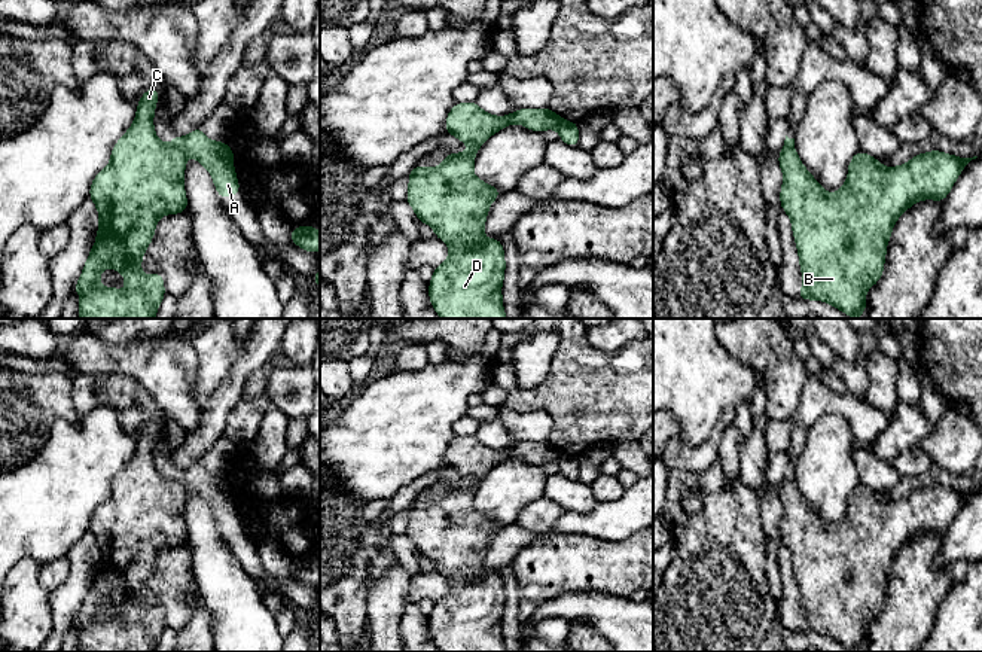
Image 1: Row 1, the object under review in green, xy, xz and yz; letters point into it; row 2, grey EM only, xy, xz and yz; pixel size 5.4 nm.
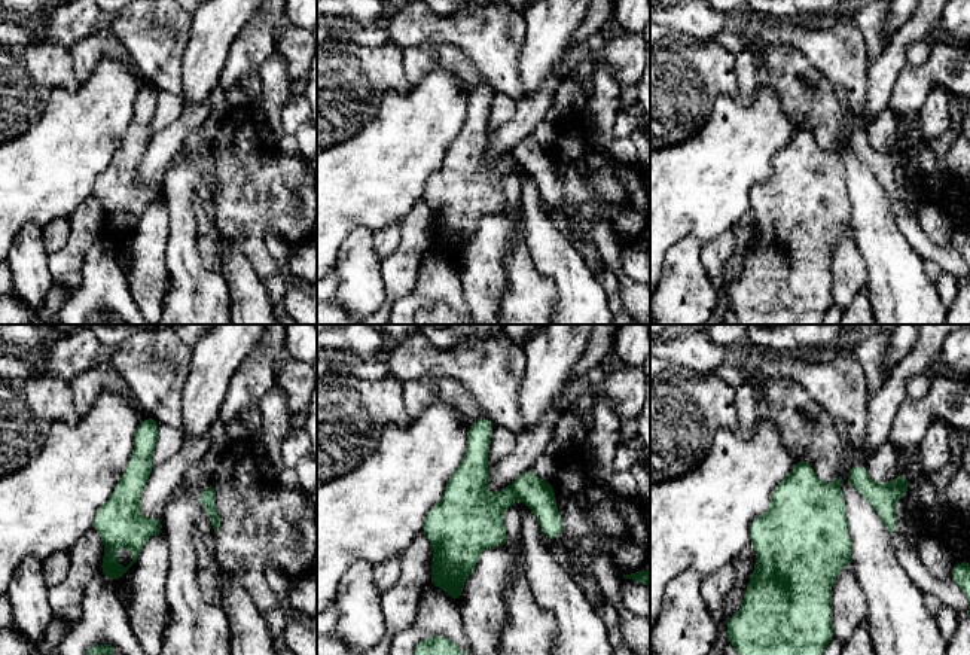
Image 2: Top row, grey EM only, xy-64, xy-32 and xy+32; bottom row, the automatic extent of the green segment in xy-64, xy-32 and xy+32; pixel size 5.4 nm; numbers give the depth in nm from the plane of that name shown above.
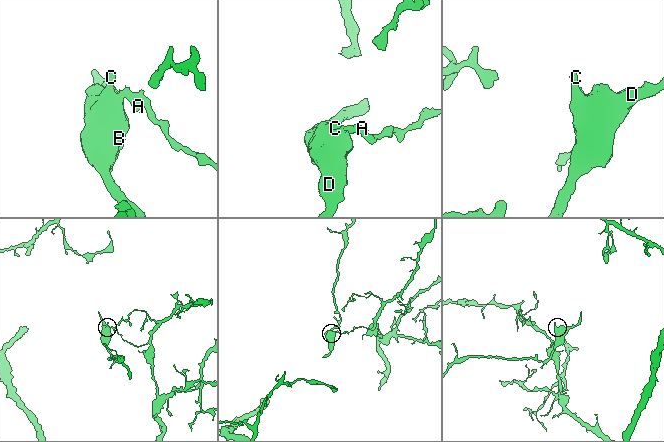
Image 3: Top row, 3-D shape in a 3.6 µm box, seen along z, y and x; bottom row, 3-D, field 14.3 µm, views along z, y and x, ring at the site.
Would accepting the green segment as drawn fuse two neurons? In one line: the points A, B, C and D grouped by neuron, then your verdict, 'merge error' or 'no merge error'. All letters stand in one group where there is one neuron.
A / B C D | merge error

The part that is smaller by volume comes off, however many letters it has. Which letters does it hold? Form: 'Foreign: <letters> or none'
Foreign: B, C, D

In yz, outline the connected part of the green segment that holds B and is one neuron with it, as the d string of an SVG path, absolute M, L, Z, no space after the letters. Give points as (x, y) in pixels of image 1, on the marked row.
M783 147L778 164L783 171L781 208L792 220L803 287L796 298L820 299L857 319L866 314L866 289L882 272L890 235L896 220L915 202L946 199L960 173L973 158L960 158L940 150L915 155L903 165L888 168L861 150L848 164L848 177L836 194L827 194L803 167L795 147Z

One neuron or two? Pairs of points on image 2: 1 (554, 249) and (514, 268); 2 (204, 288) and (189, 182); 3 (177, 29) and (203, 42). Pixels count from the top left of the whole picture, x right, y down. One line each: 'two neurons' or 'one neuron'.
1: two neurons
2: one neuron
3: two neurons

